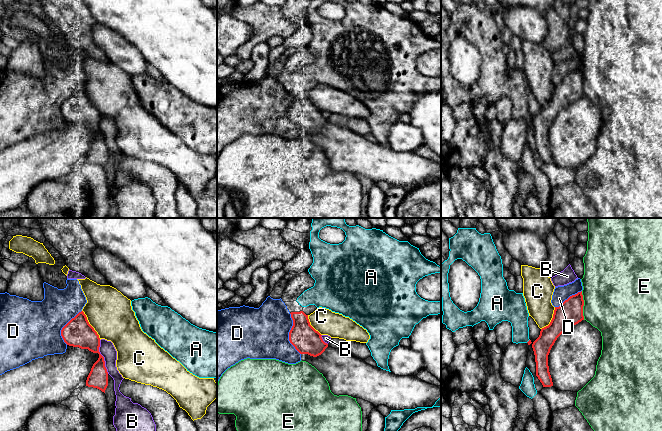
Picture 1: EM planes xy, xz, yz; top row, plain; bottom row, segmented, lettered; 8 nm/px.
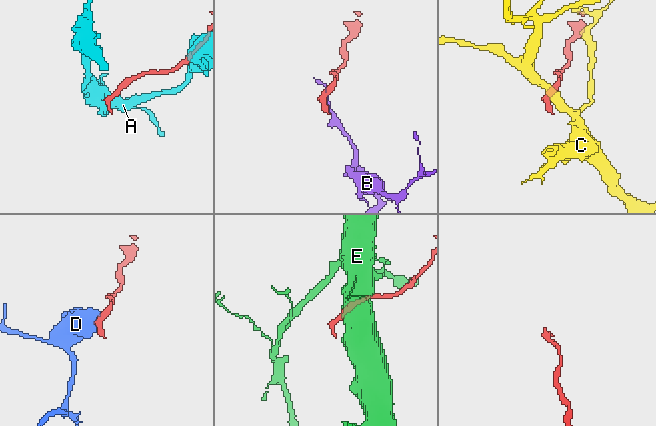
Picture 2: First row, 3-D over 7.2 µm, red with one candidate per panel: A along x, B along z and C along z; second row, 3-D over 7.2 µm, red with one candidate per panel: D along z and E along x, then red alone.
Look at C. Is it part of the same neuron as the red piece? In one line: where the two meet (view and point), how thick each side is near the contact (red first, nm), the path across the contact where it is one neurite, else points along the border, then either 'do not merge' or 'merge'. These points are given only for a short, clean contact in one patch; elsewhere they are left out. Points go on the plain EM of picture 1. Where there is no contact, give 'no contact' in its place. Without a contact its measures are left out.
xy (90, 101) | 220/360 nm | do not merge

